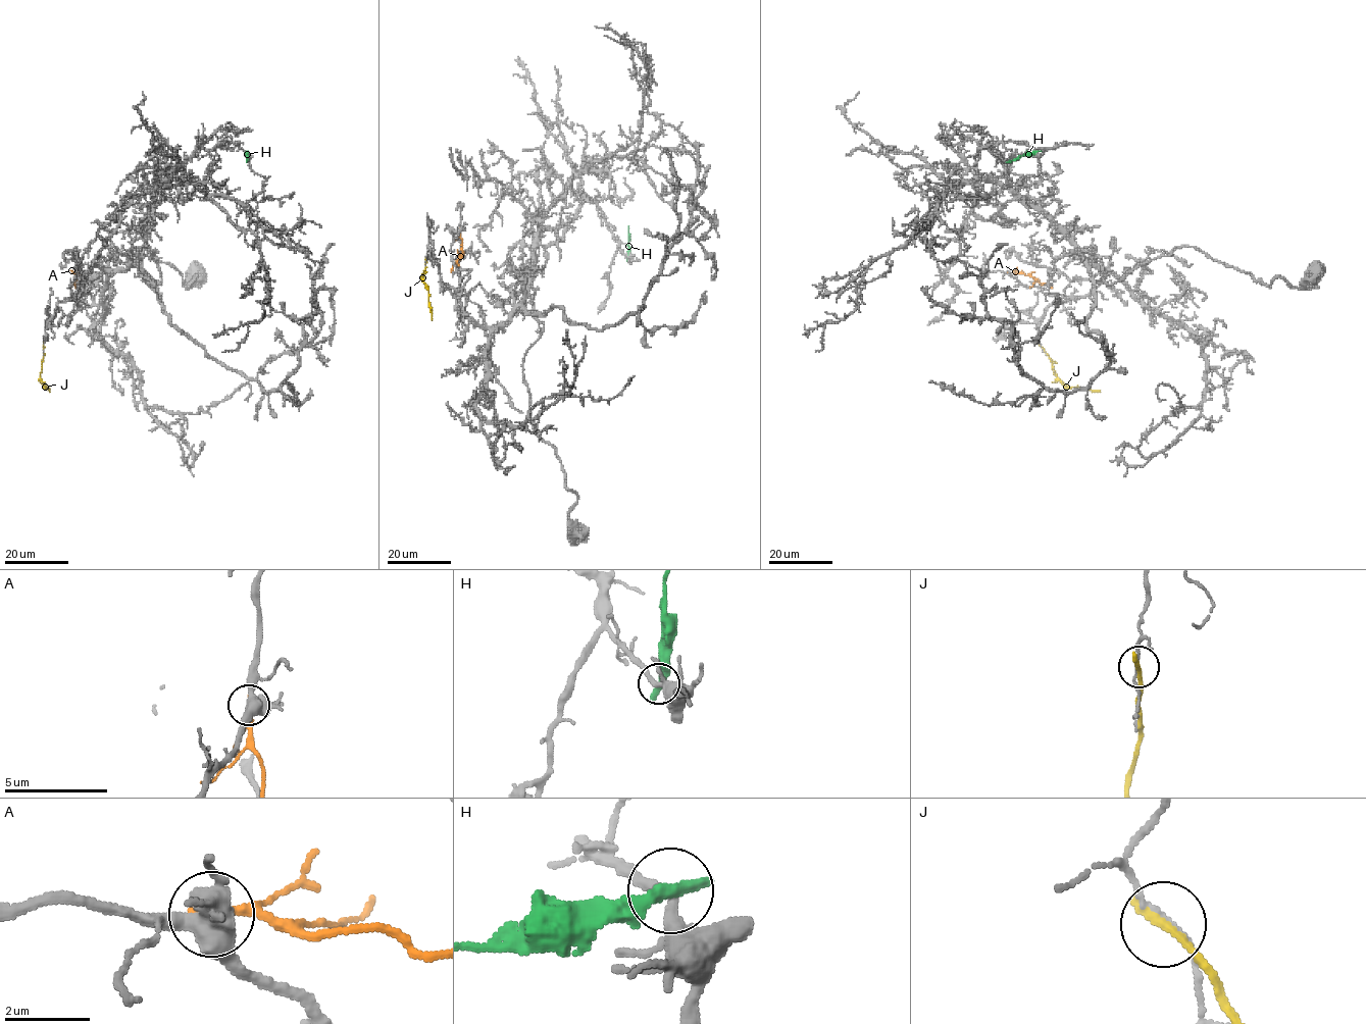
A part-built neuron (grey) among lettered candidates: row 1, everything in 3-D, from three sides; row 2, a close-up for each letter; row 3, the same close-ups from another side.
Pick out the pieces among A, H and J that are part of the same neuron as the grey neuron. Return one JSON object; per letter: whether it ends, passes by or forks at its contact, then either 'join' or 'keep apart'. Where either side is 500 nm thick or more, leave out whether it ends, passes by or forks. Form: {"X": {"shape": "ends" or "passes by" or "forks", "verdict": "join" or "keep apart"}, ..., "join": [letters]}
{"A": {"shape": "passes by", "verdict": "keep apart"}, "H": {"shape": "ends", "verdict": "keep apart"}, "J": {"shape": "ends", "verdict": "keep apart"}, "join": []}

